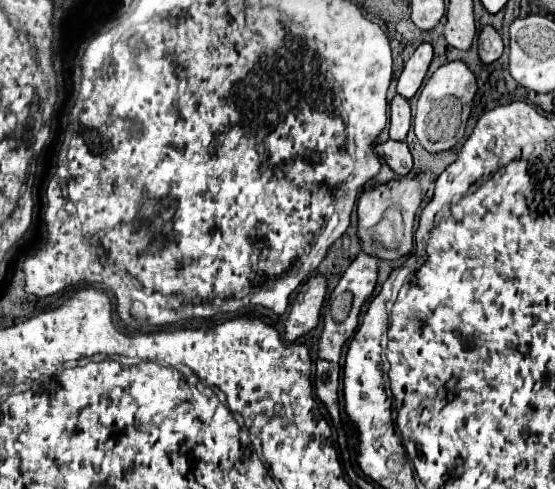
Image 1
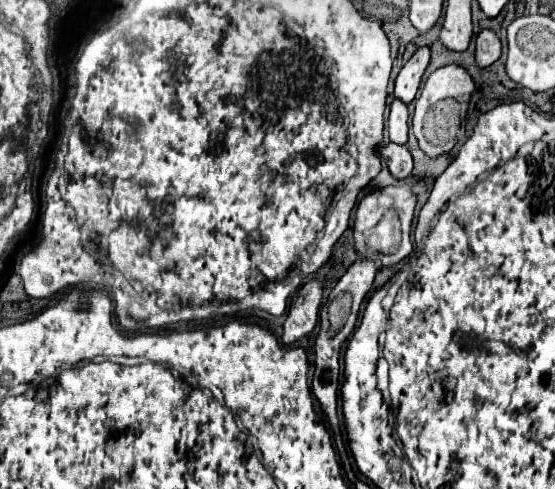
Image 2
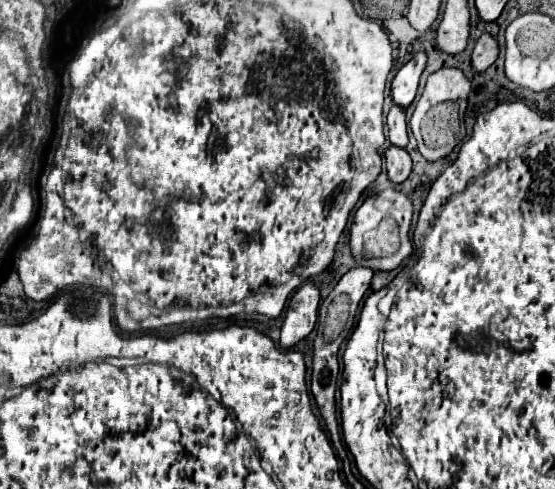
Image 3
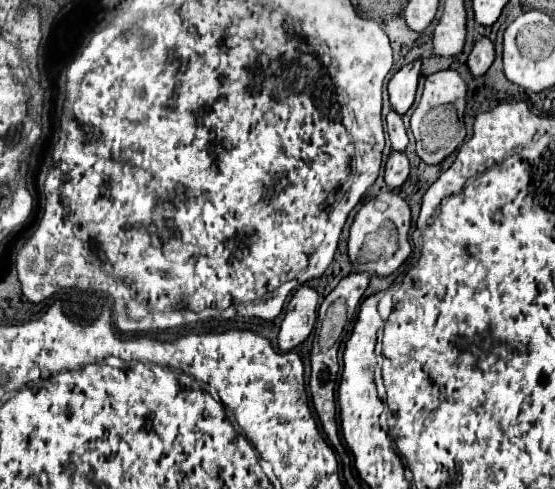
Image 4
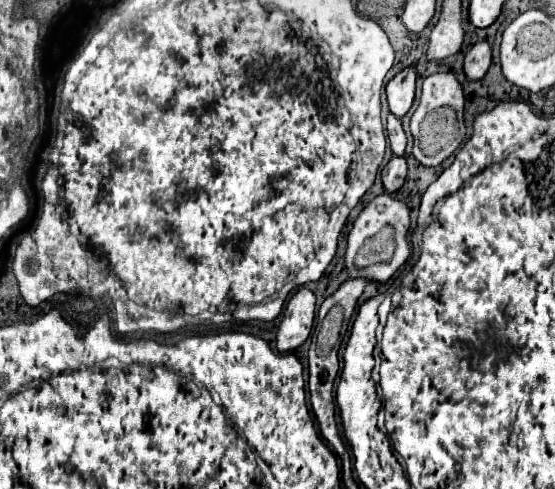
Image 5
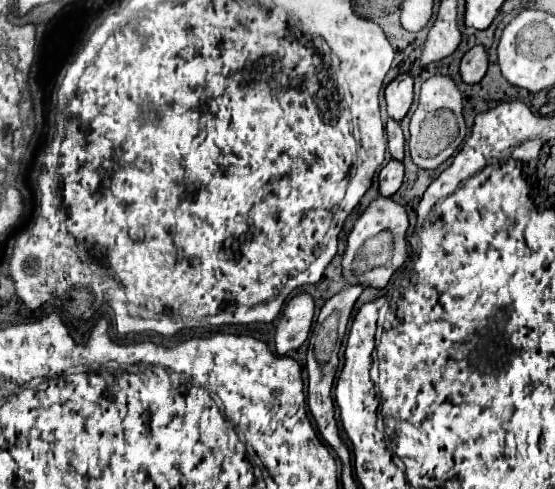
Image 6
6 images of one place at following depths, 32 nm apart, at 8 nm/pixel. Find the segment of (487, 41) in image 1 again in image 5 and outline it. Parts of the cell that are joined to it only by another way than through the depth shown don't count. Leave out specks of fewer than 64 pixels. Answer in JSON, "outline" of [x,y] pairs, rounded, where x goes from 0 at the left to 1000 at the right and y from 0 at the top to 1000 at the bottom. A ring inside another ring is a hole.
{"outline":[[[876,86],[854,90],[854,94],[840,106],[836,131],[832,131],[840,164],[865,164],[865,160],[876,151],[876,143],[883,139],[883,131],[886,131],[883,94],[879,94]]]}

